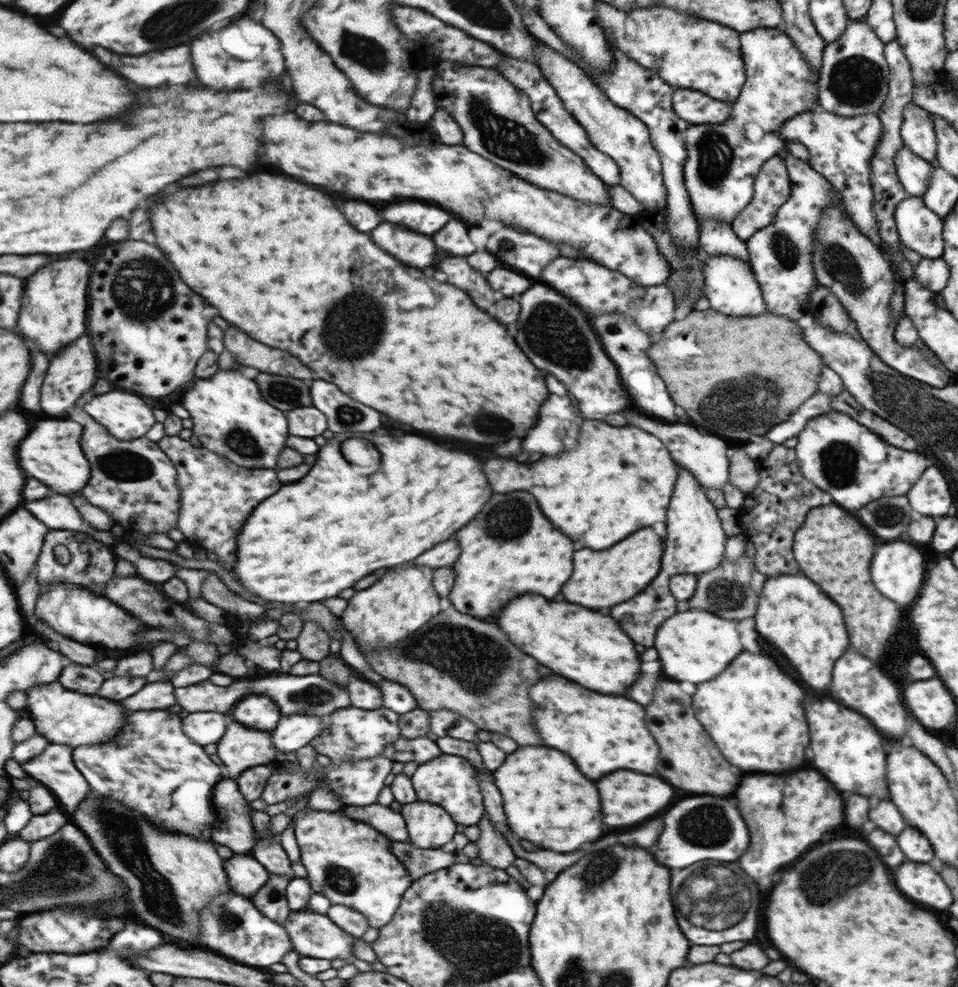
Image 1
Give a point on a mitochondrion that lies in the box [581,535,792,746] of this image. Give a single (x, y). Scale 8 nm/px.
(725, 595)

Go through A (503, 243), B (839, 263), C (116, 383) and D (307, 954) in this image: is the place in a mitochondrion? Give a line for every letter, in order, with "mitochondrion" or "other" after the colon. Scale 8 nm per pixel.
A: mitochondrion
B: mitochondrion
C: other
D: other

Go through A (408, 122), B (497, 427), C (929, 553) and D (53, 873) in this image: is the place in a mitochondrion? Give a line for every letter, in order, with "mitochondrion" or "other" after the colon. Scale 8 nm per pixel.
A: other
B: mitochondrion
C: other
D: mitochondrion

